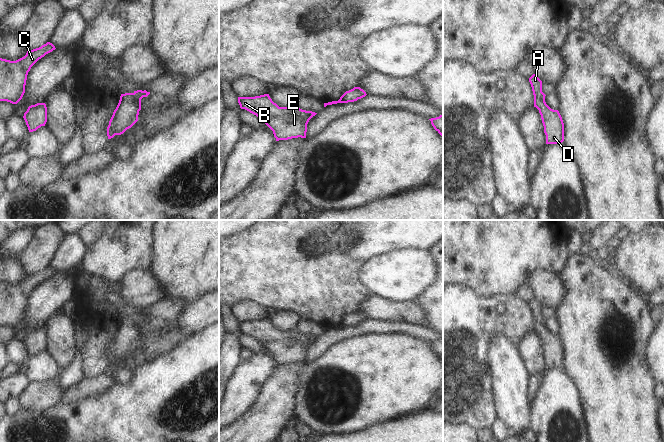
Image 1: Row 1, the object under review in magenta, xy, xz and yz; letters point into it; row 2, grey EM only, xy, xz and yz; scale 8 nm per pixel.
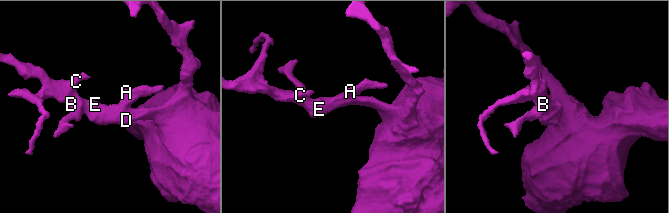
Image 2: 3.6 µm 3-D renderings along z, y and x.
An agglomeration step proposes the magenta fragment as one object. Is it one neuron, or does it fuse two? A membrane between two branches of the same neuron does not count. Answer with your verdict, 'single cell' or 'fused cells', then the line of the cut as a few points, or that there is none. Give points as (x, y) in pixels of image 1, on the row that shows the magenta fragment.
single cell; cut none

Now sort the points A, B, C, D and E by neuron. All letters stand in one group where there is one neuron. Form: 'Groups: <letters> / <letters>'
Groups: A B C D E

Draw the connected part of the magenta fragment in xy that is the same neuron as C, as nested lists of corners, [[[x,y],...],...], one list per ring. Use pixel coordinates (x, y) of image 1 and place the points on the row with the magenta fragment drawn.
[[[47,42],[39,48],[28,50],[24,57],[16,61],[0,58],[0,101],[17,104],[25,93],[31,67],[55,49],[52,43]]]

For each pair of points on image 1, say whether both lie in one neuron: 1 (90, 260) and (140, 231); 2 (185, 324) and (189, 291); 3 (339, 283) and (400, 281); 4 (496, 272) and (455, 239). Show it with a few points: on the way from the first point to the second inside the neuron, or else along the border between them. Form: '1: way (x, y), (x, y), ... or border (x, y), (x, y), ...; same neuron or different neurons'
1: way (102, 258), (110, 258), (128, 240); same neuron
2: border (208, 294), (200, 296), (184, 307); different neurons
3: border (366, 260), (359, 269), (358, 279), (371, 295); different neurons
4: way (486, 262), (465, 241); same neuron

